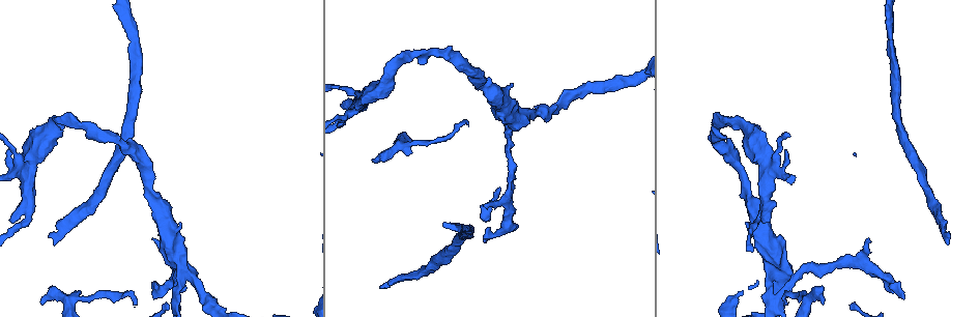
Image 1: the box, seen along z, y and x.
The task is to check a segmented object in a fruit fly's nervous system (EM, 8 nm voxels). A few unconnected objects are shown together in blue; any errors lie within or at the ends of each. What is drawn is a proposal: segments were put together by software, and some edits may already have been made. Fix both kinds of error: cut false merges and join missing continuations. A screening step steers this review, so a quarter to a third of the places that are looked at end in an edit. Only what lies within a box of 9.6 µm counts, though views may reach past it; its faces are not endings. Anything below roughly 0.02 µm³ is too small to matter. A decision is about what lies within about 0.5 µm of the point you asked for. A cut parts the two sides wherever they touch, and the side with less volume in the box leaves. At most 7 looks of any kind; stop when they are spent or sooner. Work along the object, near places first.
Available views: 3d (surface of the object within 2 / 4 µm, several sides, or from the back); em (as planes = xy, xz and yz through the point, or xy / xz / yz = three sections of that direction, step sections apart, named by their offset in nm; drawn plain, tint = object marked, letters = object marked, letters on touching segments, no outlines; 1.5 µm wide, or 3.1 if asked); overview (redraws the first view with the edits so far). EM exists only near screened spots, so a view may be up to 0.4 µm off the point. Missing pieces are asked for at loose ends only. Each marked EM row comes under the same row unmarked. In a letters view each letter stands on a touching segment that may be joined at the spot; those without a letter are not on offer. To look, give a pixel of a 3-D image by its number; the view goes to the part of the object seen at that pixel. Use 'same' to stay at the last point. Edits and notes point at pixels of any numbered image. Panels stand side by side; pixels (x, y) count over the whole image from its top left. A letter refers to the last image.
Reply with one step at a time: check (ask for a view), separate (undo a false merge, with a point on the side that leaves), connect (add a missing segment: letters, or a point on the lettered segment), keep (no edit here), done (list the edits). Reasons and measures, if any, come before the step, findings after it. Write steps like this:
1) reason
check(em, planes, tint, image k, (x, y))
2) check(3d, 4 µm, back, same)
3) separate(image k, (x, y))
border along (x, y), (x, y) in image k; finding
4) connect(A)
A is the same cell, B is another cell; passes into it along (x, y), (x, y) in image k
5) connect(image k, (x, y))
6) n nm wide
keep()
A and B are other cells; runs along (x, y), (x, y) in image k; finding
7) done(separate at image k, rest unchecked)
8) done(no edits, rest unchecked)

an open end
check(3d, 2 µm, image 1, (12, 223))

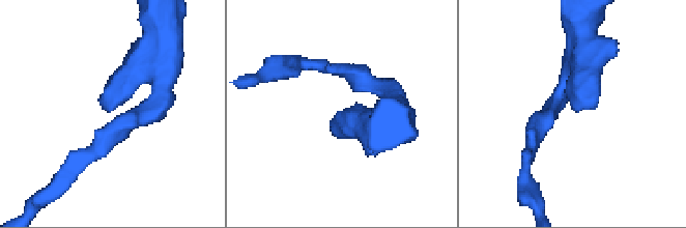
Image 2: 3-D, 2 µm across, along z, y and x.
arms of 170, 240 nm; now the EM
check(em, xz, step 4, tint, image 2, (343, 111))

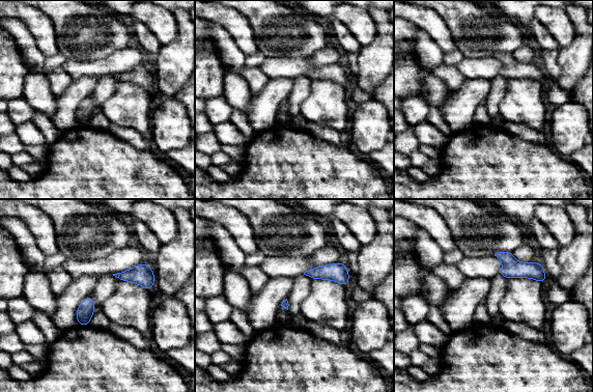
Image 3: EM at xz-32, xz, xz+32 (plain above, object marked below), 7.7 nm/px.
another direction
check(em, planes, letters, same)

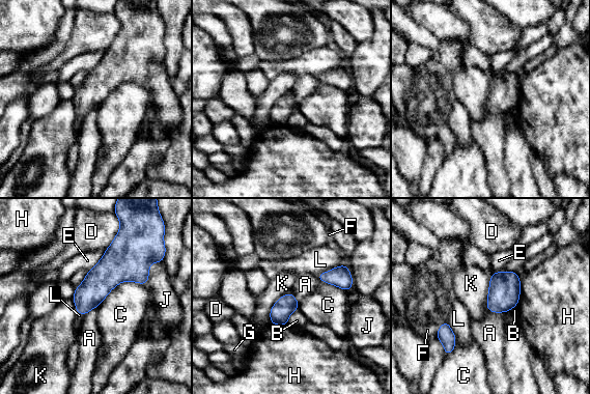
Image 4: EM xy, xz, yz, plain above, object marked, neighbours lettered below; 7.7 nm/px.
keep()
A, B, C, D, E, F, G, H, J, K and L are other cells; border along (289, 291), (271, 308), (271, 324) in image 4; none of them fits

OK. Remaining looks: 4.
thick turns thin
check(3d, 2 µm, image 1, (56, 129))

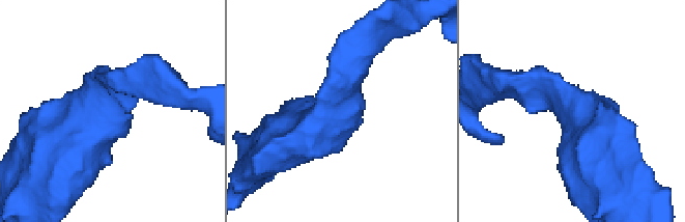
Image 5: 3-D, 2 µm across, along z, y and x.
arms of 200, 420 nm; now the EM
check(em, xy, step 8, letters, image 5, (572, 114))

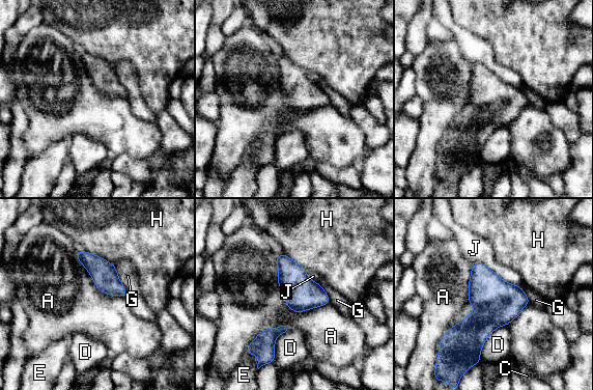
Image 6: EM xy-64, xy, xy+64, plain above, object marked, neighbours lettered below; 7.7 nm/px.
keep()
A, C, D, E, G, H and J are other cells; border along (79, 260), (99, 289), (125, 298) in image 6; continuous, no second neuron

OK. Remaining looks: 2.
done(no edits, rest unchecked)

